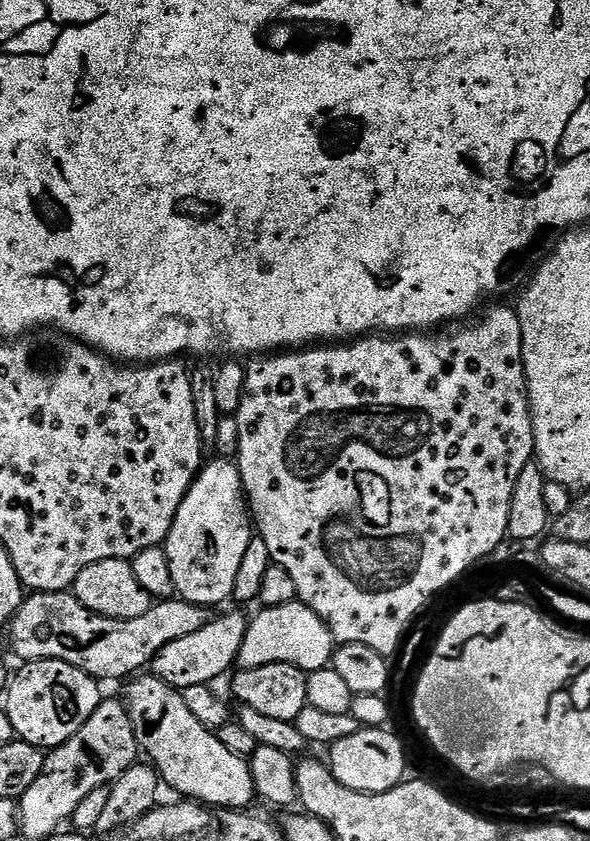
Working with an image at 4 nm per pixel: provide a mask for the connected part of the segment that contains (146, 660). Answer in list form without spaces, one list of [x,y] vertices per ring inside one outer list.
[[[71,591],[32,592],[25,599],[24,605],[16,611],[16,617],[12,619],[6,635],[12,639],[12,648],[21,656],[21,661],[61,660],[82,670],[97,682],[124,679],[127,681],[143,673],[151,665],[153,658],[163,648],[170,646],[170,642],[178,642],[178,638],[186,638],[208,624],[210,613],[207,607],[188,604],[179,598],[171,599],[164,600],[161,604],[153,603],[142,615],[133,620],[110,620],[106,616],[97,616],[89,612],[79,604]]]

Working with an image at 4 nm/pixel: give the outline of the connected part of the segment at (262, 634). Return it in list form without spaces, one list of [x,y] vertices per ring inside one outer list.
[[[289,602],[260,610],[256,617],[251,617],[246,638],[242,638],[238,664],[244,670],[287,666],[307,674],[329,667],[333,651],[334,641],[328,627],[305,604]]]

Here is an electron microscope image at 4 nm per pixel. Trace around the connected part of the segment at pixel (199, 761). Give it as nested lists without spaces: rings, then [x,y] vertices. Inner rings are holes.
[[[144,674],[133,679],[128,686],[126,707],[132,729],[136,735],[139,751],[143,755],[145,752],[149,756],[145,757],[150,761],[152,767],[156,769],[161,781],[167,787],[169,784],[174,791],[181,792],[179,794],[181,797],[193,802],[199,802],[201,805],[213,806],[212,804],[217,804],[220,810],[240,810],[243,809],[243,804],[248,804],[251,800],[254,800],[252,771],[246,763],[245,757],[230,751],[220,741],[219,735],[215,731],[201,726],[190,714],[183,695],[177,689],[168,687],[167,684],[157,680],[151,674]]]

